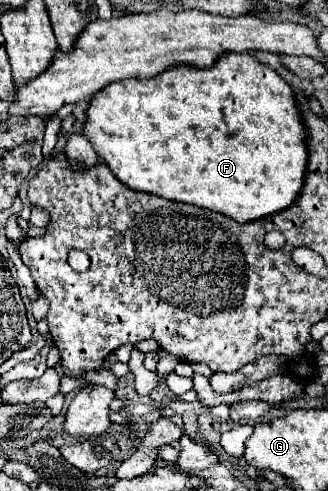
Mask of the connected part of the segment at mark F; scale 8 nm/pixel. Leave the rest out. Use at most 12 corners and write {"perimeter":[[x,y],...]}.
{"perimeter":[[247,51],[91,97],[127,187],[237,223],[307,167],[293,89]]}

